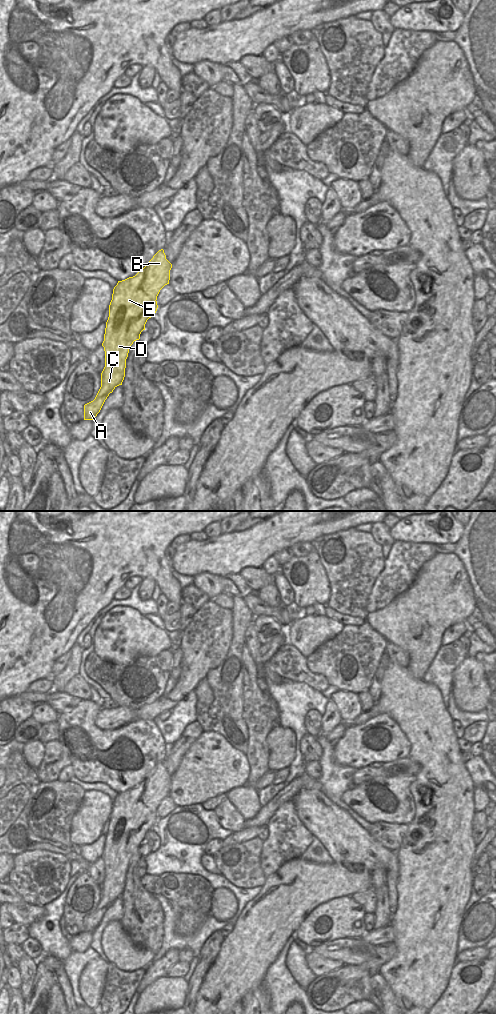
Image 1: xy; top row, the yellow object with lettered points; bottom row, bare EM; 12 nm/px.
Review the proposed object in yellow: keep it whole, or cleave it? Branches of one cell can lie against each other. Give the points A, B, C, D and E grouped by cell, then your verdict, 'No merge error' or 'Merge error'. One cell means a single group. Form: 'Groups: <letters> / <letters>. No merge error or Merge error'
Groups: A B C D E. No merge error

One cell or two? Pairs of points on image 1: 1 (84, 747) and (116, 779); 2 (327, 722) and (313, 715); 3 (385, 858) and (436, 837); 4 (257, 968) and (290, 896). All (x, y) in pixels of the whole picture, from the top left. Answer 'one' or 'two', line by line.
1: one
2: two
3: two
4: one

